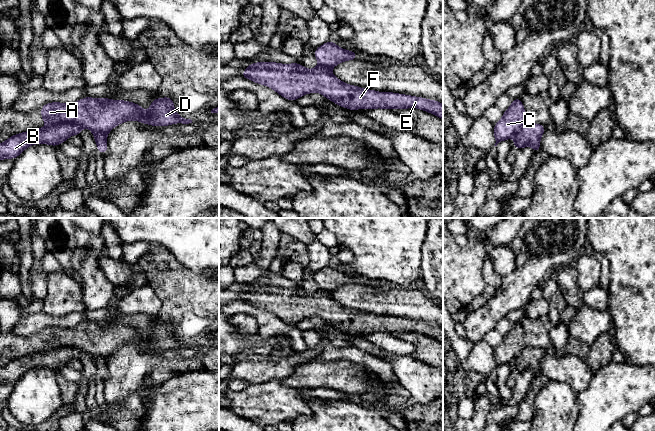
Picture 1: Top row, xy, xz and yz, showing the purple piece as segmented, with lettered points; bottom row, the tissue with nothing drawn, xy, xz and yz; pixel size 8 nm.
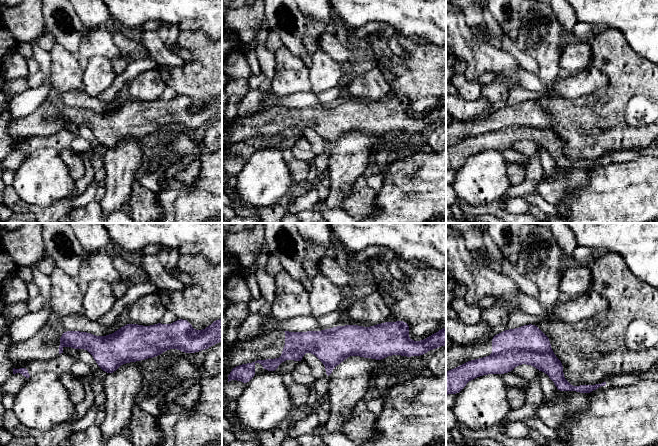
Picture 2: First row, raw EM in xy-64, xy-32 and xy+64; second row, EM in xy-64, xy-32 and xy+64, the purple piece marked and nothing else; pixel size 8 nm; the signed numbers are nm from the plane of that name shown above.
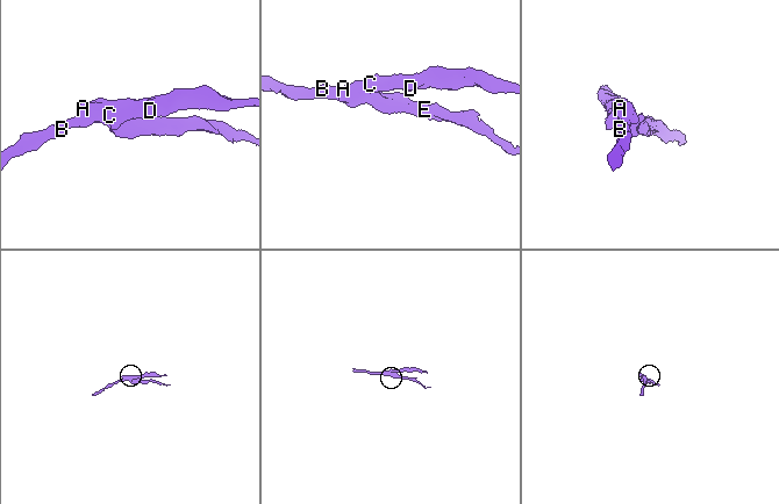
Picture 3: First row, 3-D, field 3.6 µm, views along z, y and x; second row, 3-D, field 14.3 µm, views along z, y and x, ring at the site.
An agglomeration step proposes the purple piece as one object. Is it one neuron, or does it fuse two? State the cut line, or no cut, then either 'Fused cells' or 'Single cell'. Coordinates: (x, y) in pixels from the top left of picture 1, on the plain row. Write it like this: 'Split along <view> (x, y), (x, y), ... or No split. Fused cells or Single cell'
Split along xy (52, 347), (77, 347), (81, 350). Fused cells

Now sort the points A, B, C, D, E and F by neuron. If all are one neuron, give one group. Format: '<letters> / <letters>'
A C D / B E F

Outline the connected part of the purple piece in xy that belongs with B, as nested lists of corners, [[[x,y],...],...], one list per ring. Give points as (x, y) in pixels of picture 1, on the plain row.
[[[59,347],[15,358],[0,367],[0,384],[15,383],[27,371],[35,368],[57,370],[72,359],[80,359],[82,350],[74,347]]]

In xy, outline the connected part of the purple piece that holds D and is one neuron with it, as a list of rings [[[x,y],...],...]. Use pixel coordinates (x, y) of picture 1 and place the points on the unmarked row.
[[[87,320],[73,327],[47,327],[41,331],[41,340],[43,348],[74,347],[105,359],[117,349],[132,344],[161,351],[192,347],[191,343],[176,337],[171,321],[154,323],[150,333],[144,335],[140,329],[130,325]]]

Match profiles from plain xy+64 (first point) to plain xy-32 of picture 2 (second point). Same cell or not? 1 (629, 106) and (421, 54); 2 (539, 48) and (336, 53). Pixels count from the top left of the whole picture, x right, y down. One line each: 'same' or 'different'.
1: same
2: different

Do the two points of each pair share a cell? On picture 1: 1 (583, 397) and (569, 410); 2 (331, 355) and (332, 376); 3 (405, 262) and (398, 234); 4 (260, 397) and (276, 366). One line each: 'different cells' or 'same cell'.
1: different cells
2: different cells
3: same cell
4: different cells

